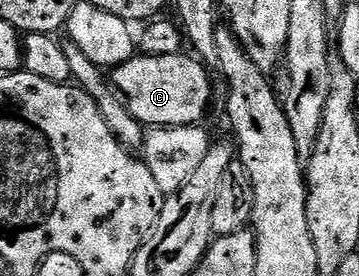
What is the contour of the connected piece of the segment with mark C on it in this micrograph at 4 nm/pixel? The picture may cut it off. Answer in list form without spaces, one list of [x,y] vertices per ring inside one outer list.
[[[187,53],[170,56],[150,56],[140,54],[133,56],[129,62],[115,67],[114,81],[124,98],[130,112],[145,128],[158,126],[194,126],[203,123],[204,113],[208,110],[208,101],[212,98],[212,82],[208,79],[209,67],[199,57],[187,58]]]

